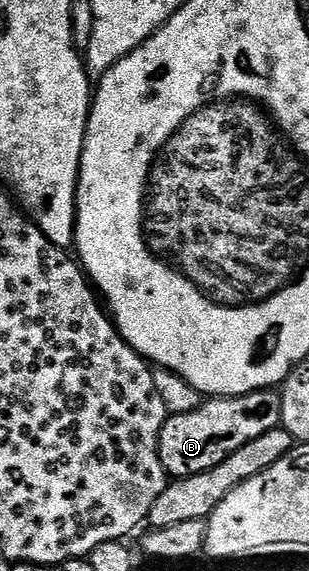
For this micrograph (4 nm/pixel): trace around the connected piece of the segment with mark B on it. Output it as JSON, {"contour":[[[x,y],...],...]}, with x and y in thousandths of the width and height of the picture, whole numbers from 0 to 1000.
{"contour":[[[835,681],[777,695],[686,695],[660,701],[638,720],[550,725],[521,751],[515,795],[540,828],[566,839],[638,832],[702,818],[793,776],[819,776],[858,755],[906,750],[916,736],[916,697],[900,687]]]}

